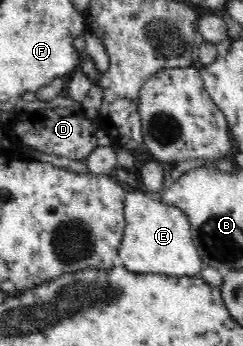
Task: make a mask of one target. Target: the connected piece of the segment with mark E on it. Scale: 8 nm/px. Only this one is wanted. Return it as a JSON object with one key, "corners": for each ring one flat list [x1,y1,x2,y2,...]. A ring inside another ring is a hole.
{"corners":[[138,188,124,195,124,237,118,247,120,264,134,273,159,273,194,277,203,268,203,260,192,239,190,220,174,205,166,205,159,194]]}

